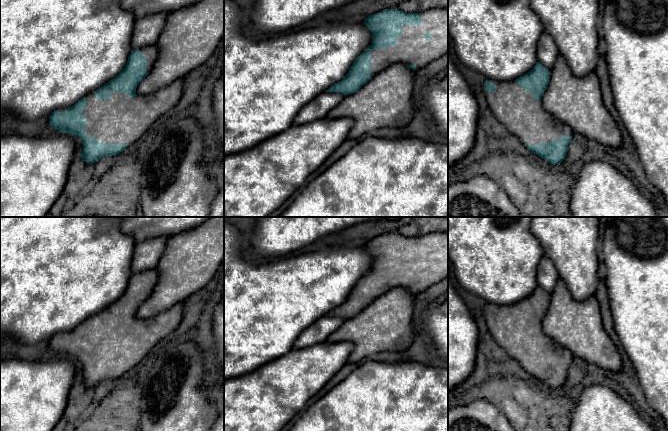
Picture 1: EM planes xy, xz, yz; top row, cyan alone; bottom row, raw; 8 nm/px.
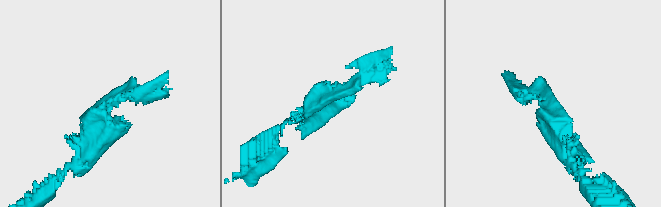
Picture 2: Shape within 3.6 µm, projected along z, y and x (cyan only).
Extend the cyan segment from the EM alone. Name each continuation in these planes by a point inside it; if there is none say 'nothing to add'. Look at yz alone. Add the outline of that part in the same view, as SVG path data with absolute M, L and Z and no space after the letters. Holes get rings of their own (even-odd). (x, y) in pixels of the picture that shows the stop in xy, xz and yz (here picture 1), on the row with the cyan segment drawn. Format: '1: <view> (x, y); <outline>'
1: yz (523, 116); M491 80L496 85L495 92L485 92L485 97L493 115L525 146L540 142L549 143L551 140L559 140L561 136L572 136L573 130L549 113L542 105L541 100L533 98L532 93L521 88L515 80L497 81Z

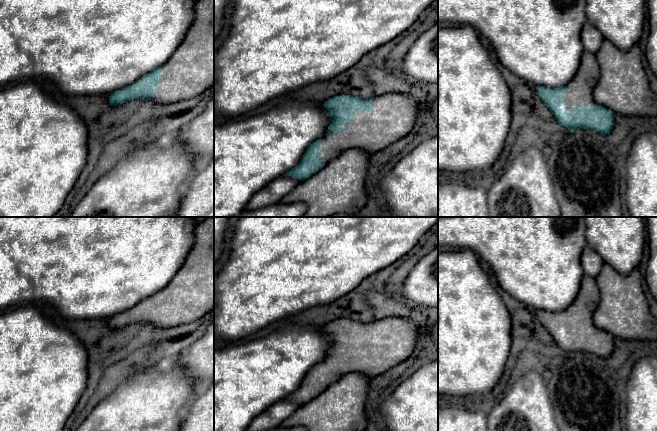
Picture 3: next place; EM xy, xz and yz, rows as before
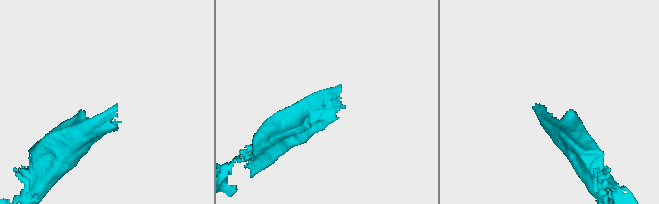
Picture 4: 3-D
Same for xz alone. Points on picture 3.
1: xz (397, 112); M386 93L373 100L372 112L357 112L353 116L351 123L344 125L345 131L338 131L336 134L330 132L321 138L321 163L327 164L334 158L341 155L344 151L350 149L361 149L373 155L387 146L395 143L407 135L414 127L417 119L417 113L421 104L413 96L402 93Z

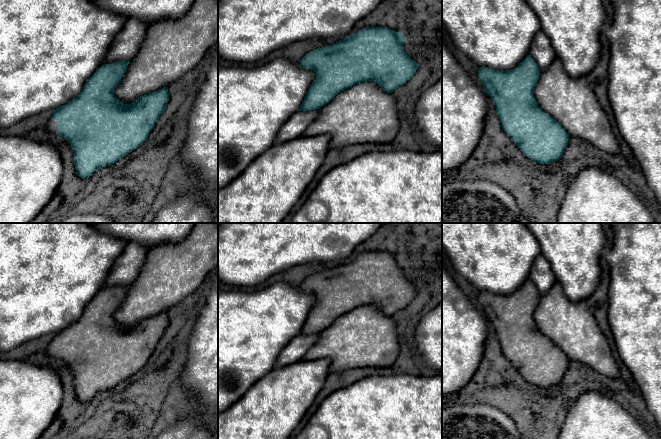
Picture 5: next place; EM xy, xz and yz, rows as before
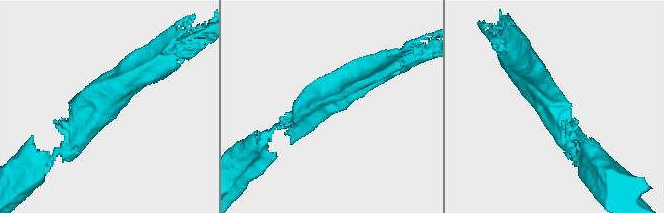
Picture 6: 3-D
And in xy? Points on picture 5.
1: xy (52, 124); M50 119L47 123L47 130L55 135L57 132L57 121Z

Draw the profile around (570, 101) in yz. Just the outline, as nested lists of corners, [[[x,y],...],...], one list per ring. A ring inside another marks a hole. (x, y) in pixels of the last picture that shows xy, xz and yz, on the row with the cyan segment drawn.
[[[555,57],[546,71],[540,72],[533,95],[539,107],[556,120],[570,136],[588,142],[599,151],[610,155],[619,154],[620,148],[609,118],[587,78],[570,76],[558,57]]]

